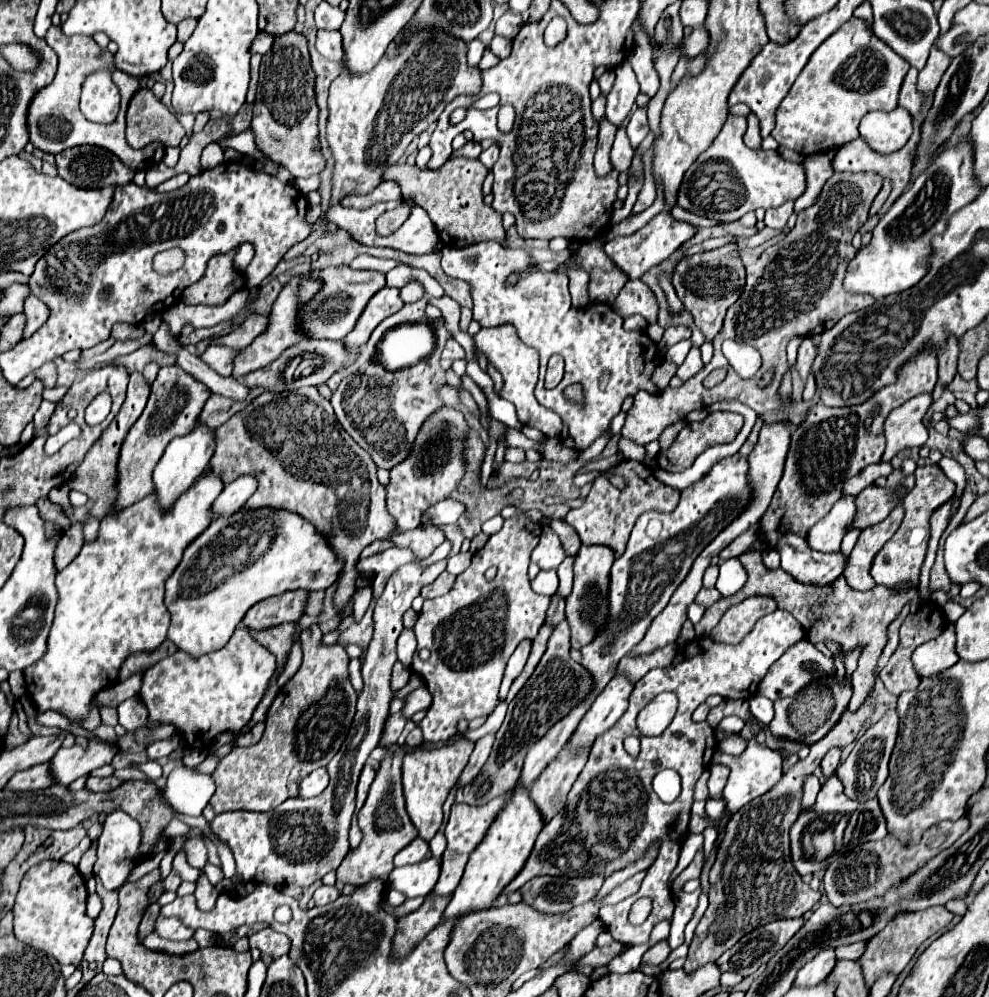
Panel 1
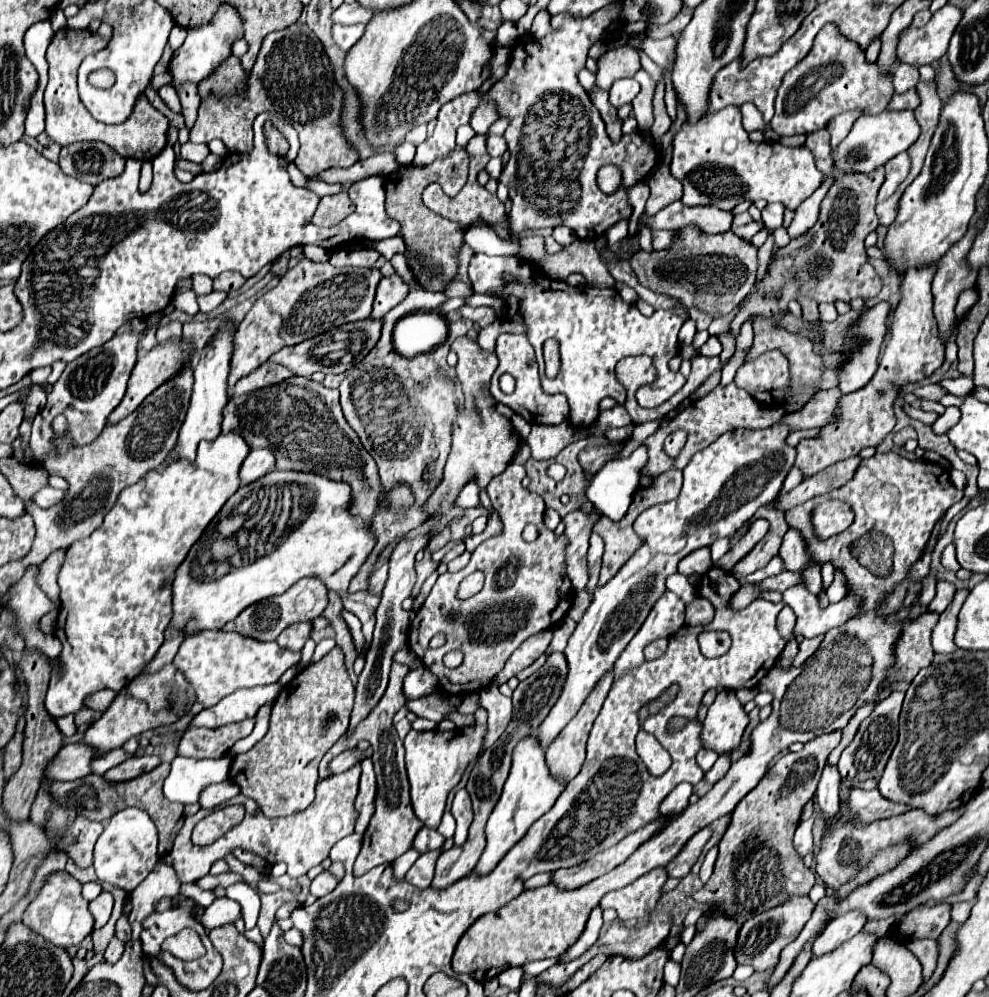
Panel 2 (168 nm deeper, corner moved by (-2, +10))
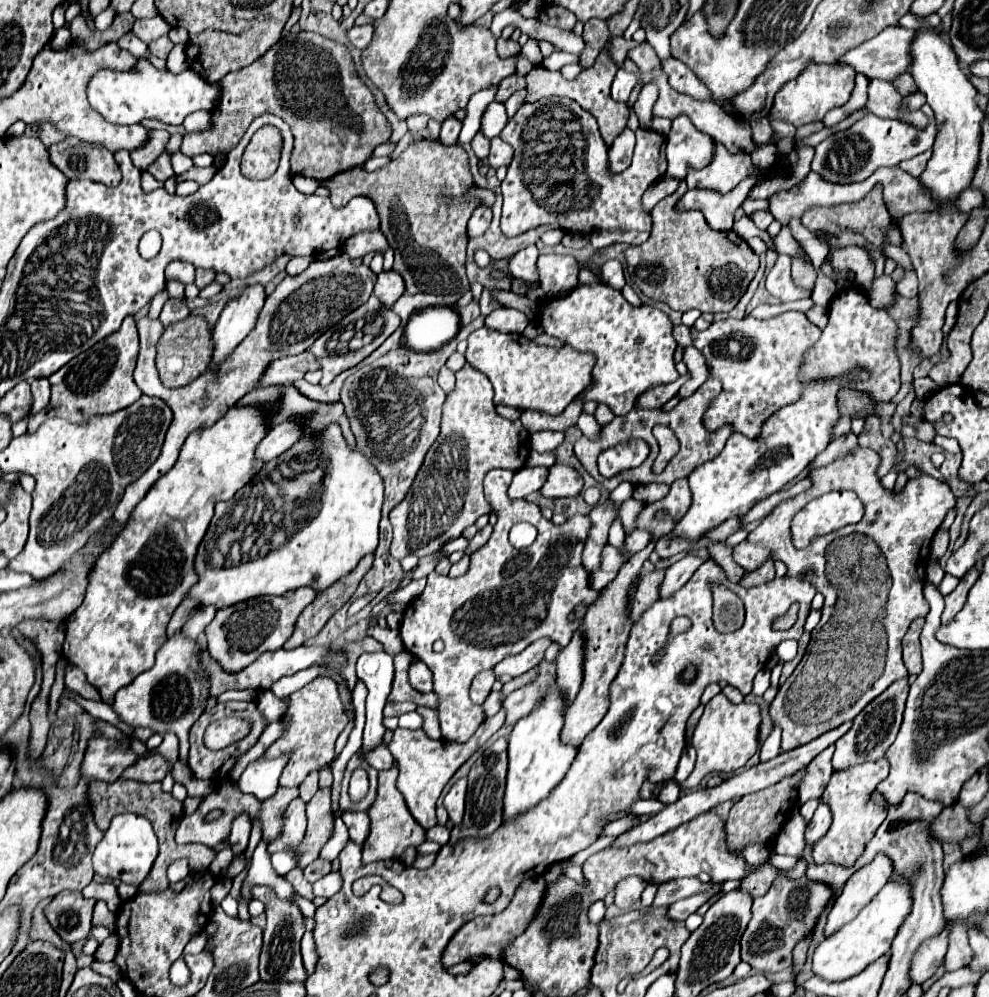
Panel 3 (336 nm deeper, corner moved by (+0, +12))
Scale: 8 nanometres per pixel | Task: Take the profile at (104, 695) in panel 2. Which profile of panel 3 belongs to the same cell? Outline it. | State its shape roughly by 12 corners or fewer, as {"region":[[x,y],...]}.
{"region":[[67,667],[65,685],[85,699],[101,701],[83,671]]}

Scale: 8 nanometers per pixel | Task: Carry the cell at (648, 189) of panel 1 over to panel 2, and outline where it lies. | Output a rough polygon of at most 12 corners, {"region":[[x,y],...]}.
{"region":[[619,221],[607,231],[609,245],[627,237],[629,221]]}

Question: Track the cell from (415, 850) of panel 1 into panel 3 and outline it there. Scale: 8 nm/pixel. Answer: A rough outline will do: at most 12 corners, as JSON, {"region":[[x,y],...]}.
{"region":[[435,825],[425,831],[427,841],[445,845],[449,827]]}

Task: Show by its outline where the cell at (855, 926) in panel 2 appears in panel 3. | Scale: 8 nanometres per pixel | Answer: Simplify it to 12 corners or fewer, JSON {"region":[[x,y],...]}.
{"region":[[879,853],[855,871],[827,915],[831,937],[889,881],[893,863]]}

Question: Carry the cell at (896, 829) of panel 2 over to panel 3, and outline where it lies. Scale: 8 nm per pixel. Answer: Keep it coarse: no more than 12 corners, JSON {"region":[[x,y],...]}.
{"region":[[887,759],[835,771],[823,799],[833,823],[813,863],[853,867],[881,823],[869,795]]}

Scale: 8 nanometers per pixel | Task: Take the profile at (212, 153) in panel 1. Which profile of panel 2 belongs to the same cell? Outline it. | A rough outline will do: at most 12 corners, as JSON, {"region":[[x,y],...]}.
{"region":[[185,143],[181,159],[201,163],[209,155],[207,145]]}

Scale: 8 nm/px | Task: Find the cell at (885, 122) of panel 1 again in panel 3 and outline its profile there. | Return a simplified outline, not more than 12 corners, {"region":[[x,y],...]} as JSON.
{"region":[[873,113],[815,147],[831,183],[867,179],[933,147],[917,129]]}

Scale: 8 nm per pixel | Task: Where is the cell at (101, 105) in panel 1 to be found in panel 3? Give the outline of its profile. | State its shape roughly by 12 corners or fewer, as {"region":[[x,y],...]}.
{"region":[[149,59],[87,83],[109,123],[183,123],[217,101],[199,73],[157,71]]}

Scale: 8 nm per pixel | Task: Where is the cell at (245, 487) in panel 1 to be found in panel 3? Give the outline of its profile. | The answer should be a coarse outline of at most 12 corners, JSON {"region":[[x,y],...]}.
{"region":[[297,421],[281,423],[257,445],[261,463],[285,453],[299,441],[303,429]]}

